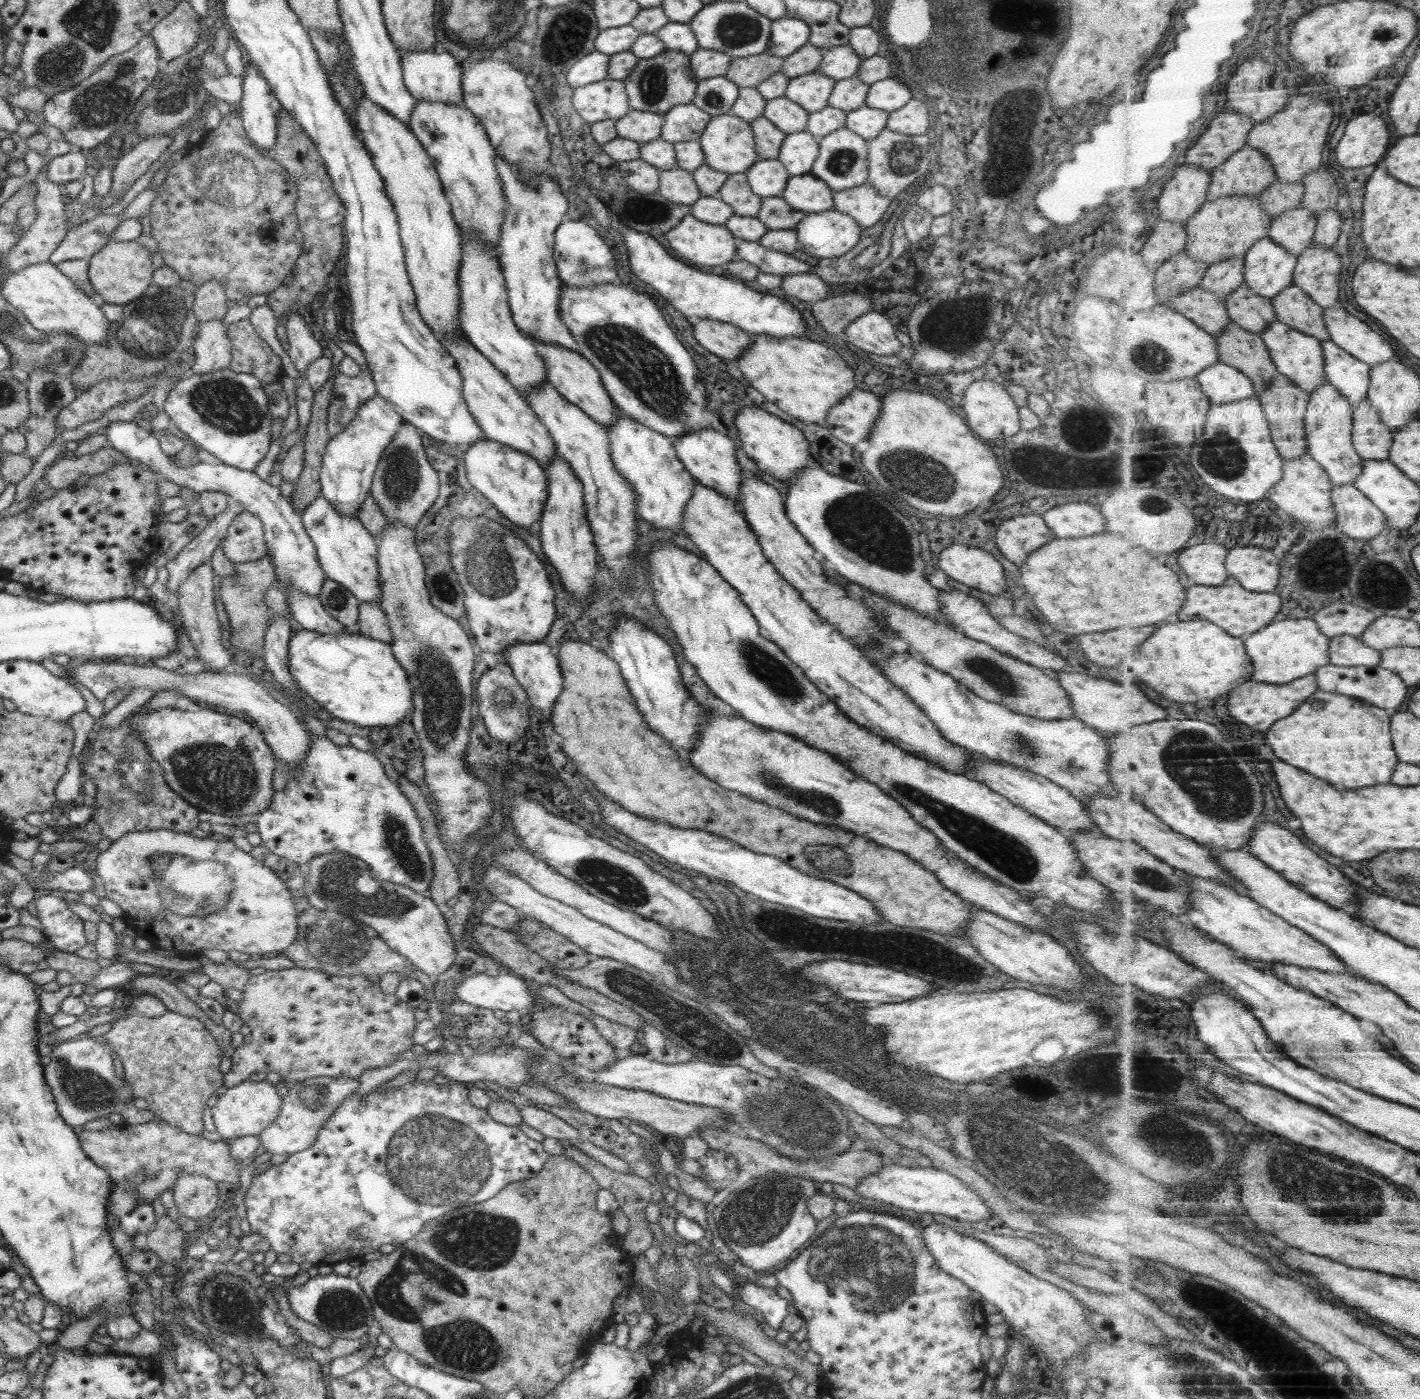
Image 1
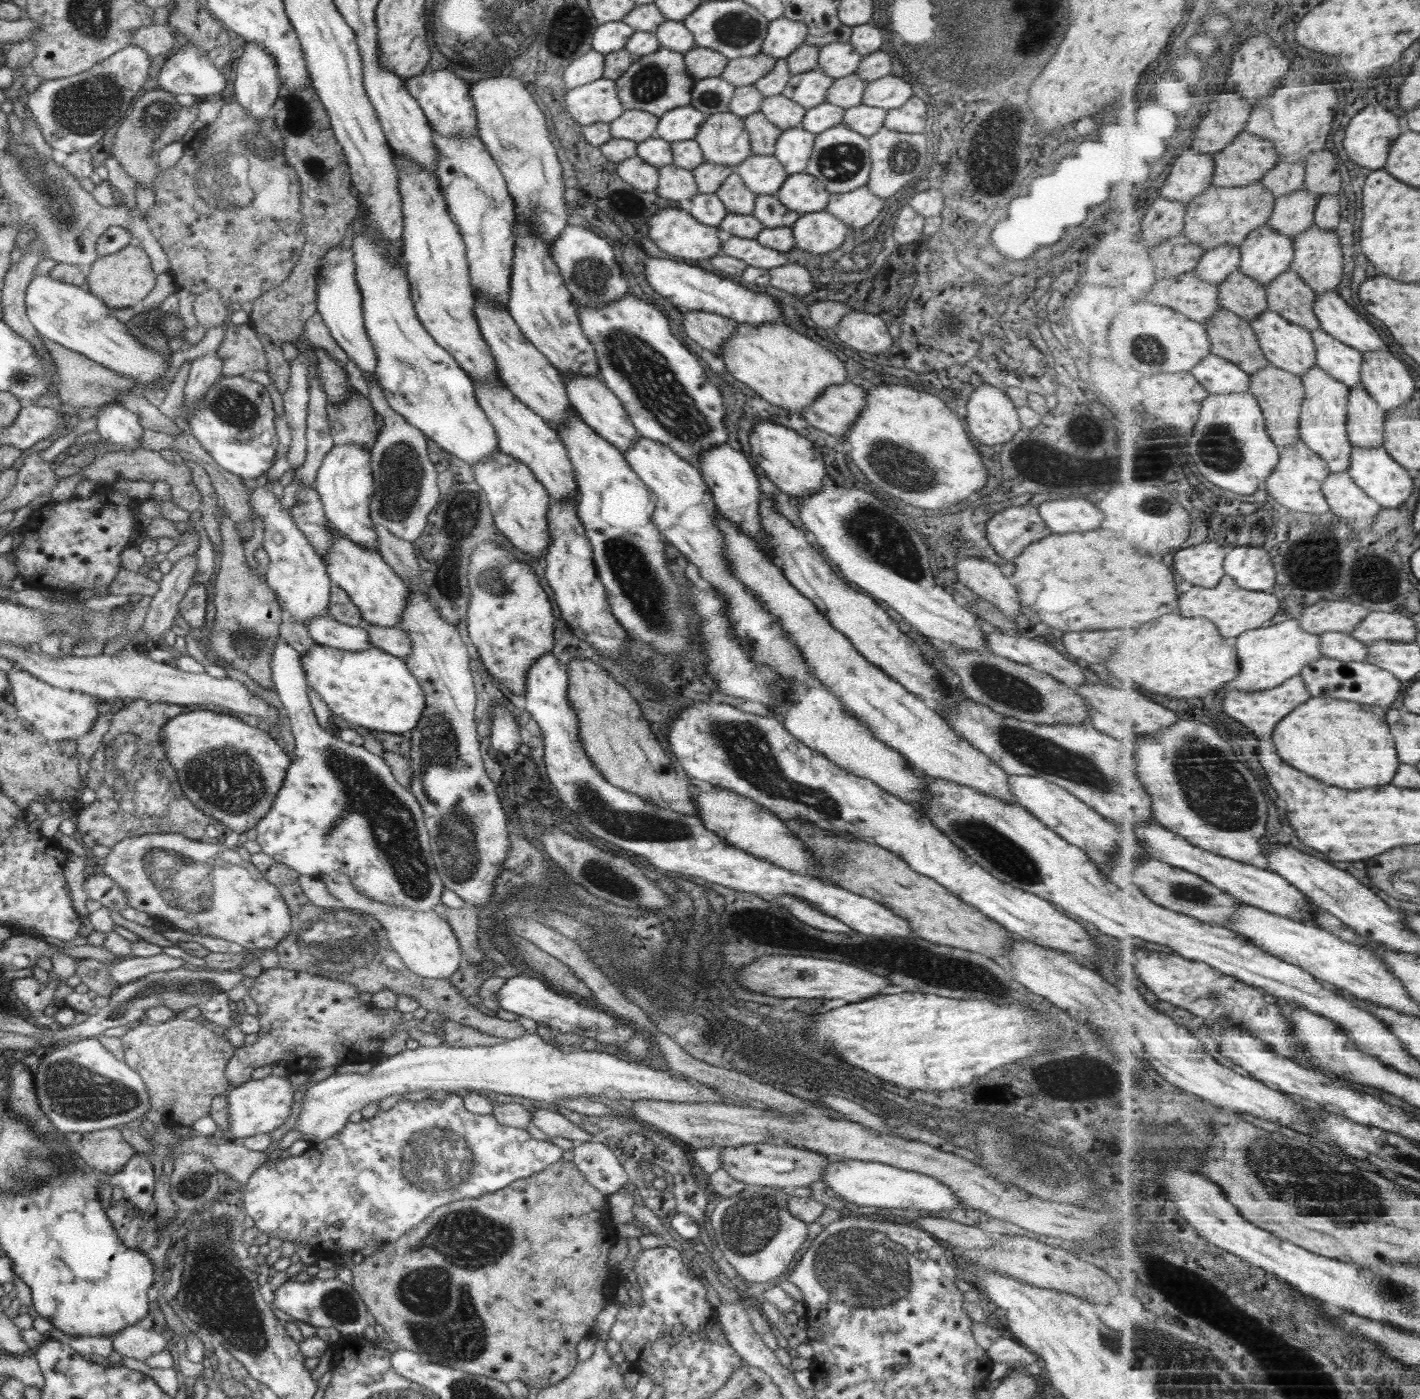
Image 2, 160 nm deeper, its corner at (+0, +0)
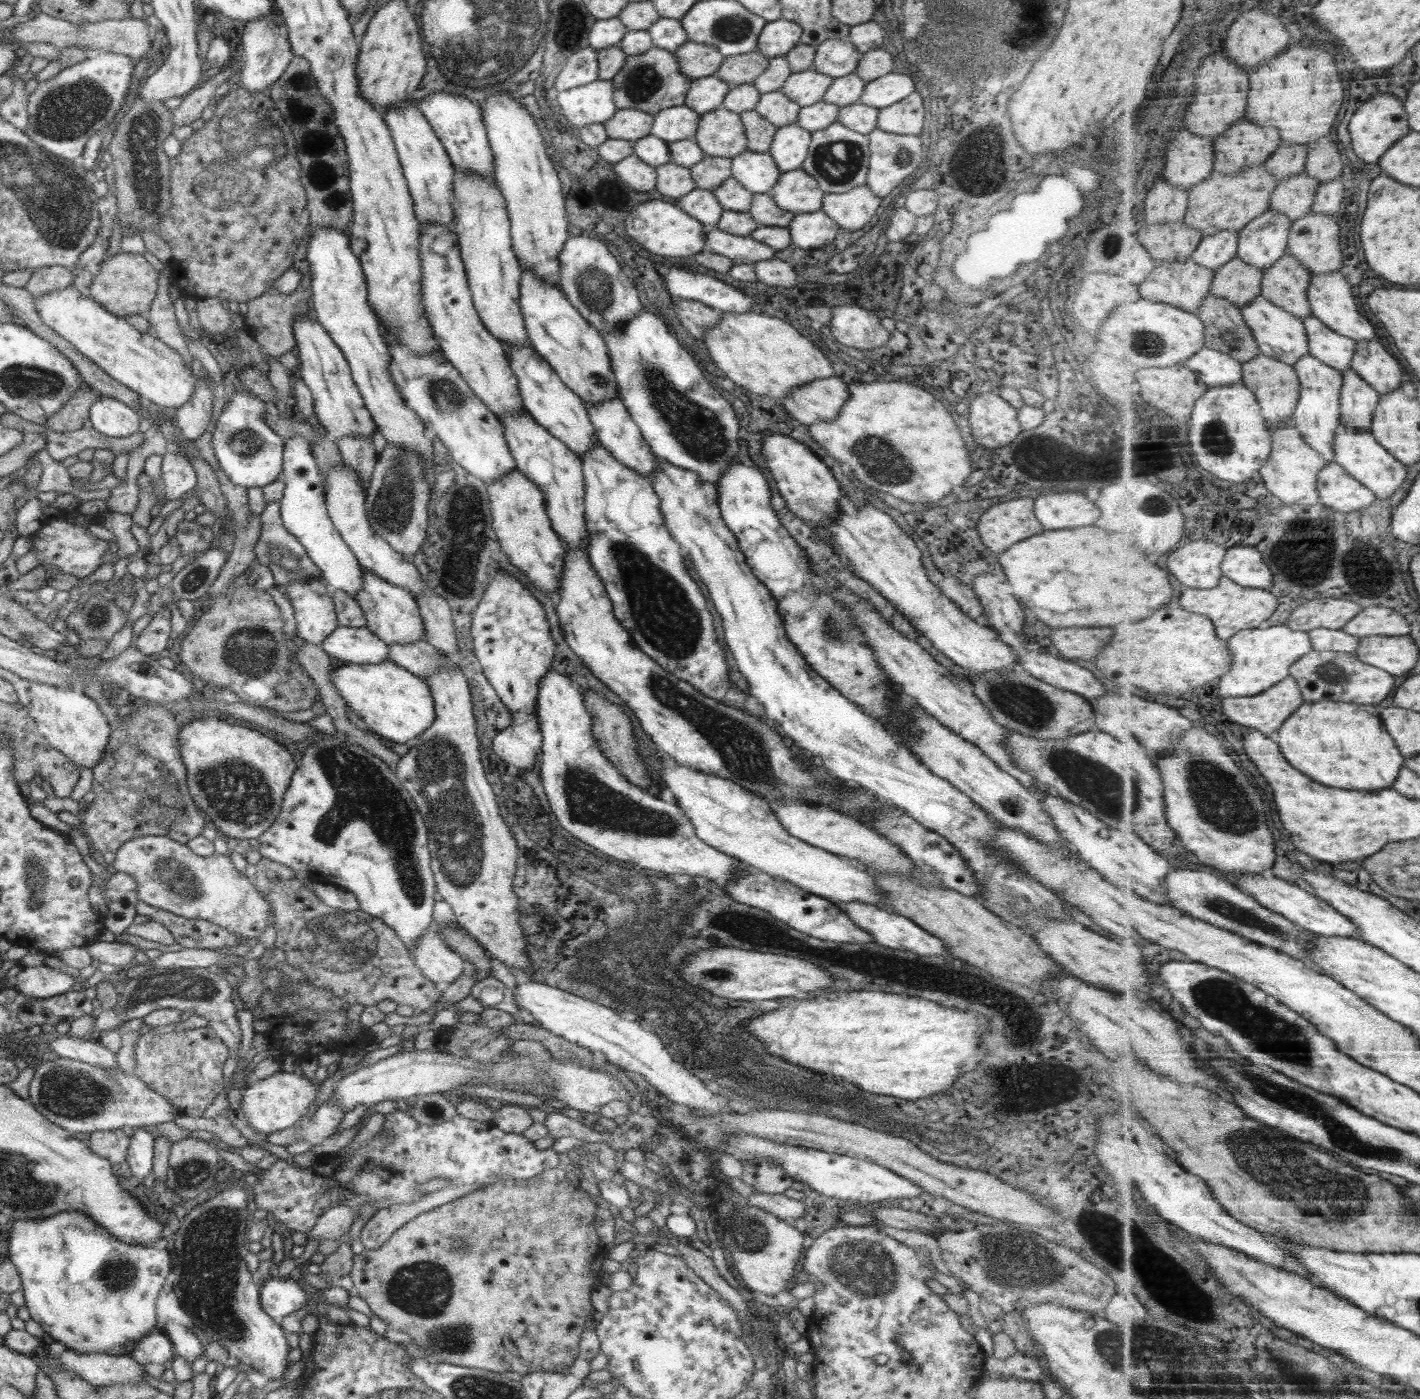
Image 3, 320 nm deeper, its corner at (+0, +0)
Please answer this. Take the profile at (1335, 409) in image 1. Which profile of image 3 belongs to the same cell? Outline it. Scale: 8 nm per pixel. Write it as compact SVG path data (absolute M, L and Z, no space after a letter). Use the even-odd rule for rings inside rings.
M1312 353L1303 356L1295 364L1299 372L1303 392L1298 408L1295 410L1294 419L1298 428L1303 432L1304 438L1319 450L1328 462L1335 462L1335 440L1338 430L1343 424L1343 386L1345 379L1343 372L1323 360L1316 358Z

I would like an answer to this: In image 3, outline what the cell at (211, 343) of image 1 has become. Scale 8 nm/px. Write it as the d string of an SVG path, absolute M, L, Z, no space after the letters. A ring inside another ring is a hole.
M196 377L197 385L192 398L177 409L175 423L180 432L191 441L200 438L212 420L213 391L204 379Z

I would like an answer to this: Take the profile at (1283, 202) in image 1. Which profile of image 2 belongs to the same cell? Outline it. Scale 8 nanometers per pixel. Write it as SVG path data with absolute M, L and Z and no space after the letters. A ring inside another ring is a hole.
M1280 160L1278 166L1262 181L1279 199L1281 196L1302 189L1306 184L1306 179L1307 161L1293 163Z

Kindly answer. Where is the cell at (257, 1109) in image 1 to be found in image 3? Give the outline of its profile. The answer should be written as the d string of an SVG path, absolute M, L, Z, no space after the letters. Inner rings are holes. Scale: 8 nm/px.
M279 1071L264 1079L254 1079L249 1086L240 1091L237 1095L244 1112L245 1119L250 1126L262 1134L270 1134L298 1124L312 1103L316 1100L317 1090L314 1083L299 1071Z

